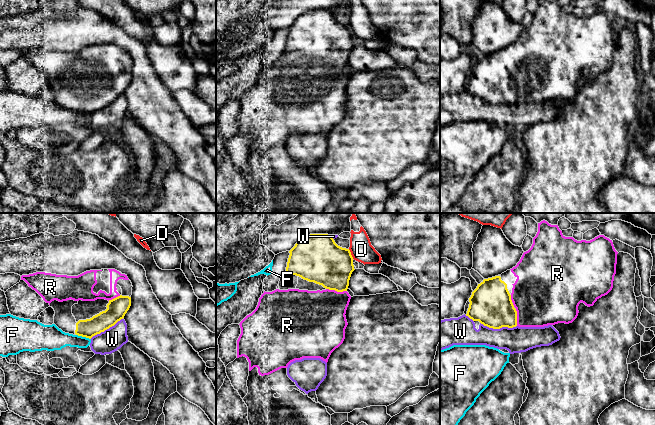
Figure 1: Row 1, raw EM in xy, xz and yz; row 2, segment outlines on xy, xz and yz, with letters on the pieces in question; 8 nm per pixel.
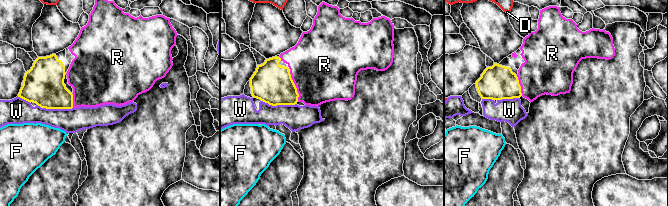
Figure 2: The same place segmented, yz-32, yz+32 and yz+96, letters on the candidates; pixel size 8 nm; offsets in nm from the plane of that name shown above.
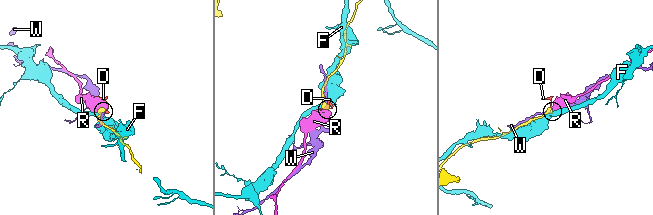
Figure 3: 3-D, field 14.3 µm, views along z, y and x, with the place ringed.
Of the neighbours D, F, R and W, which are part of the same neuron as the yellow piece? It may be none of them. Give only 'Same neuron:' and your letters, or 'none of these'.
Same neuron: R

